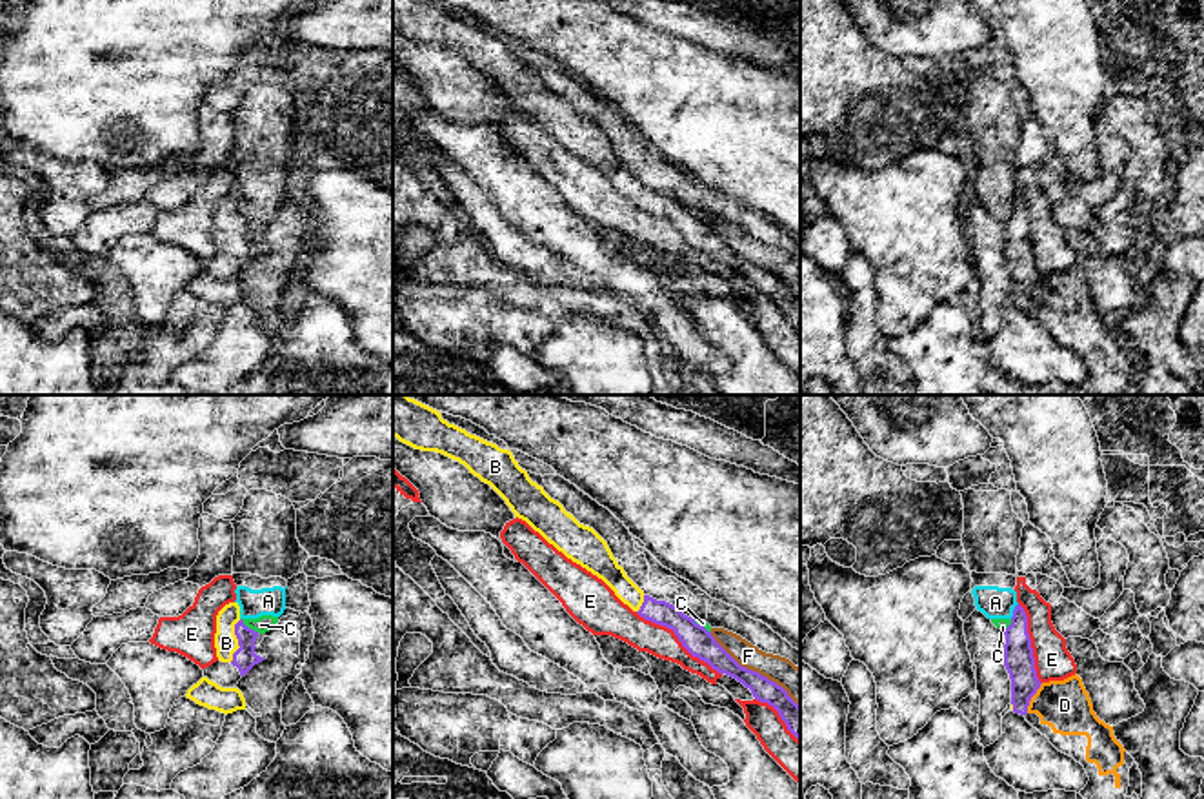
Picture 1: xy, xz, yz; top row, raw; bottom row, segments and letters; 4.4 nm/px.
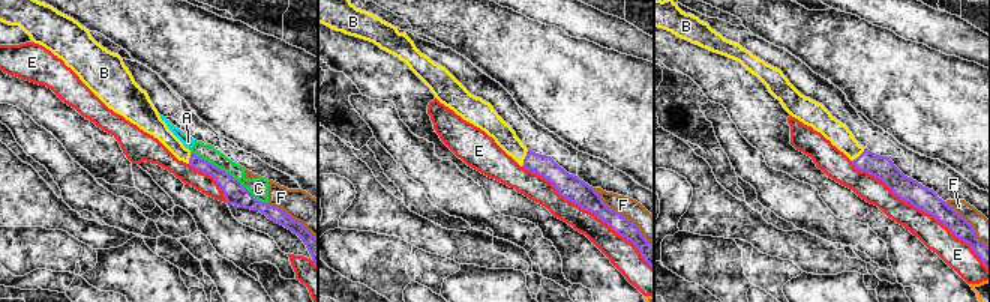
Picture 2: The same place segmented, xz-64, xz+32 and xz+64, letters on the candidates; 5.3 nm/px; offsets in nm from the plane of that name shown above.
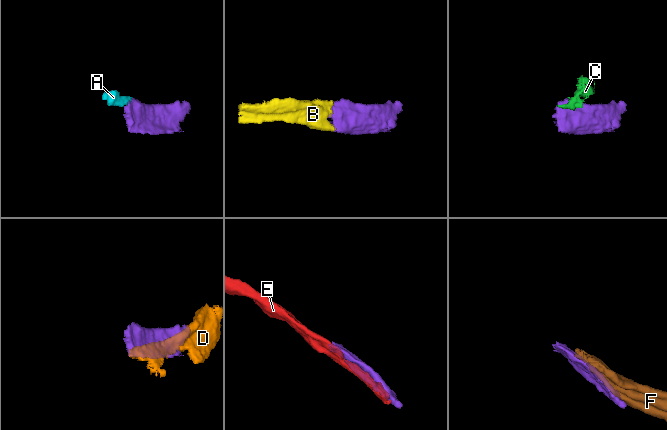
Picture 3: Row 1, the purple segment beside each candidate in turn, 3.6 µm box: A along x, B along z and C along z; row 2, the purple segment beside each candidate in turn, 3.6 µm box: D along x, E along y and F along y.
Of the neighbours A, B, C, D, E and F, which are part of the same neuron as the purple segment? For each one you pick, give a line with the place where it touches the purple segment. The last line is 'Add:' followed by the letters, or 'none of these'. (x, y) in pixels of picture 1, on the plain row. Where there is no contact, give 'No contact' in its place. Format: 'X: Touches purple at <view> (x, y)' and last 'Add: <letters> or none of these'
B: Touches purple at xy (239, 233)
Add: B

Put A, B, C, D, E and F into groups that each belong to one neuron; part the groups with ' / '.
A C F / B / D / E

